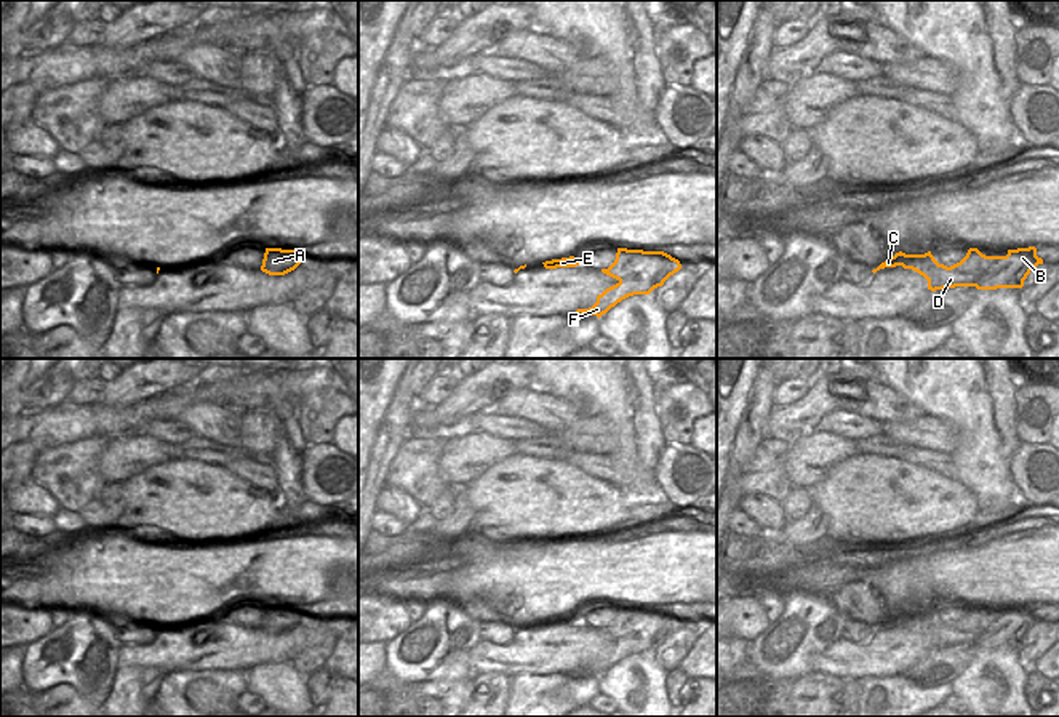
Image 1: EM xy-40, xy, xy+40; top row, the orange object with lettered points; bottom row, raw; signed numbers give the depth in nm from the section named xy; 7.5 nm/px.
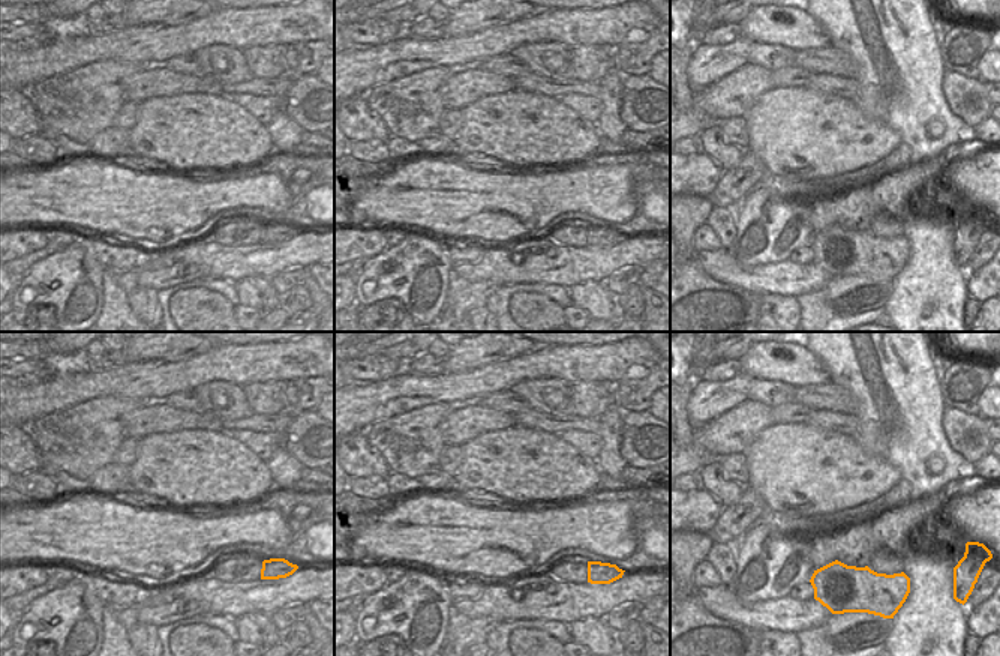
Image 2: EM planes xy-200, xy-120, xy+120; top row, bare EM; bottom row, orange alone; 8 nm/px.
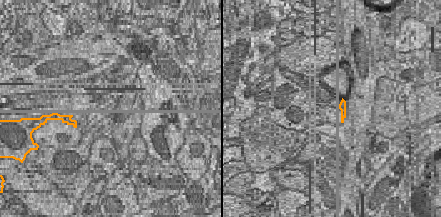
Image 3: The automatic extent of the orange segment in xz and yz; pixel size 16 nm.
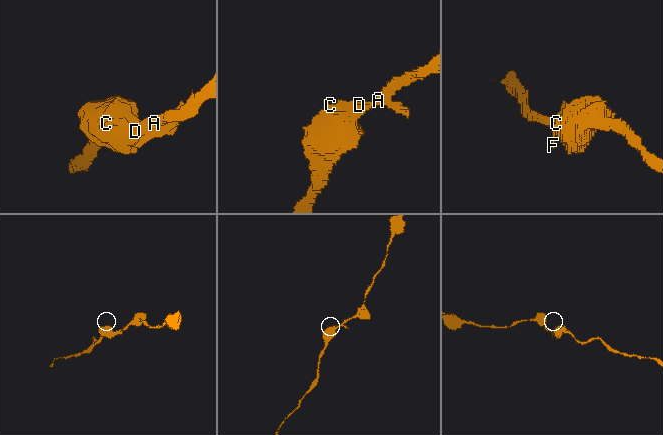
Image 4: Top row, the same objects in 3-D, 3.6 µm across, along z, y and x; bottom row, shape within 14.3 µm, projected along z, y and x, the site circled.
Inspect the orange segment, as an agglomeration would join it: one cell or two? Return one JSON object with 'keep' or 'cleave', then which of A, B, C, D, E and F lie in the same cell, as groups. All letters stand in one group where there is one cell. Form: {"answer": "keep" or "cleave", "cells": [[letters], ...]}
{"answer": "keep", "cells": [["A", "B", "C", "D", "E", "F"]]}

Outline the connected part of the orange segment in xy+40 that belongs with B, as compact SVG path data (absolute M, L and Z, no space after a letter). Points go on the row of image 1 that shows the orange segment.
M1035 246L1008 250L1006 256L985 256L977 248L969 248L966 256L950 267L939 264L931 251L925 254L899 251L872 272L902 266L923 275L931 291L955 286L997 290L1022 288L1024 280L1038 264L1043 264L1043 259L1037 256Z

